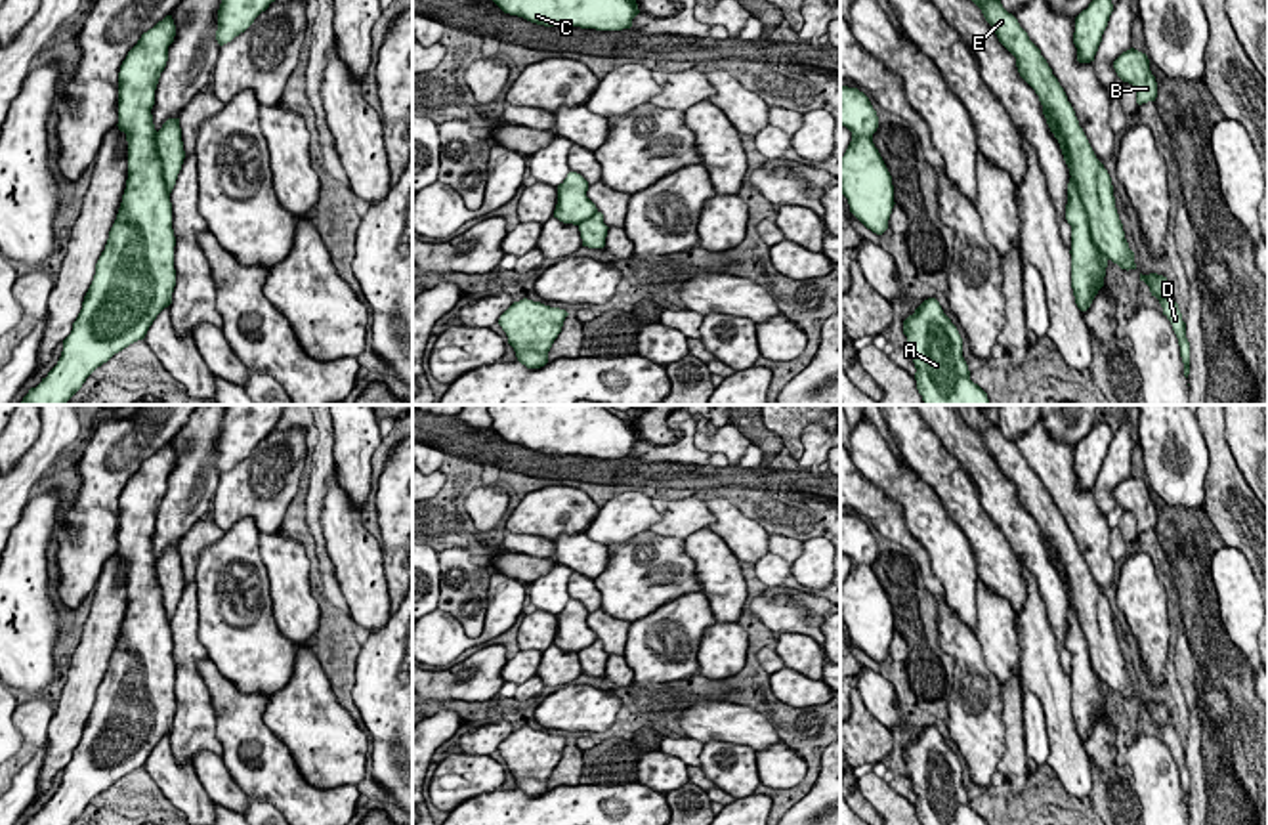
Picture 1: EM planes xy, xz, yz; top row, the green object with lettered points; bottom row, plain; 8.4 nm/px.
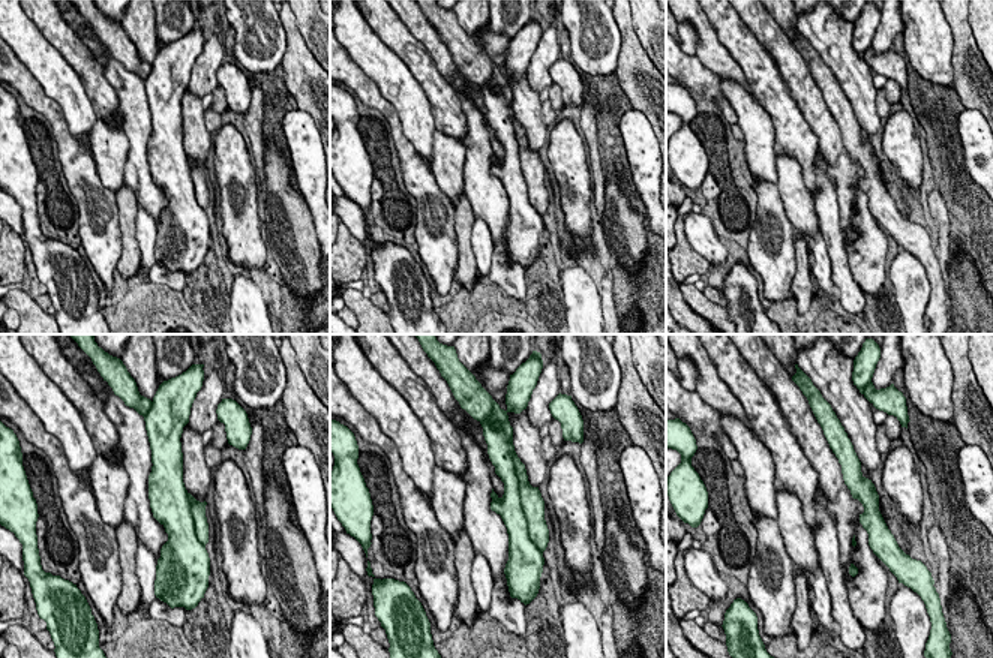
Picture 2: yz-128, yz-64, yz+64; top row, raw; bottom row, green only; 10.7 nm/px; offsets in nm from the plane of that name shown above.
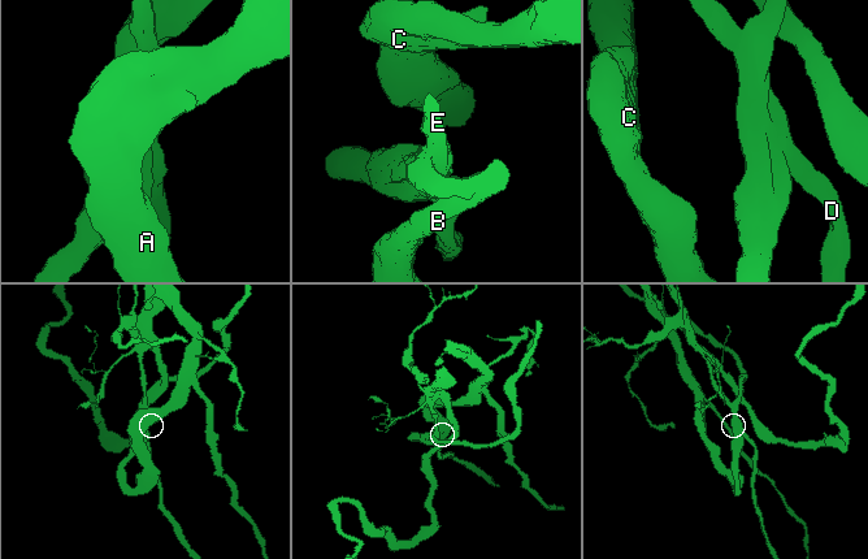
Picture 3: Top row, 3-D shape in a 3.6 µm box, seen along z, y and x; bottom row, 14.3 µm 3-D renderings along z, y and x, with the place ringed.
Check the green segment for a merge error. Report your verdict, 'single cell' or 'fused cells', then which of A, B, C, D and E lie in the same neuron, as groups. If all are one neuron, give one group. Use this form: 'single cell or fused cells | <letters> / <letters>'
fused cells | A C / B D E

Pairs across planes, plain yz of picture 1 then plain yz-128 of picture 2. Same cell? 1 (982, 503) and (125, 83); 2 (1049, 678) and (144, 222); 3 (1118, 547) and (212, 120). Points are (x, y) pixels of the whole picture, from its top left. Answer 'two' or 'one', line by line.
1: two
2: two
3: one

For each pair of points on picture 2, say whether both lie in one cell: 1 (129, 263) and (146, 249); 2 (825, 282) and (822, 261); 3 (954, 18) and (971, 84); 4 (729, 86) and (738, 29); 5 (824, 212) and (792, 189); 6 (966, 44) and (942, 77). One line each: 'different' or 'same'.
1: different
2: same
3: same
4: different
5: different
6: different

